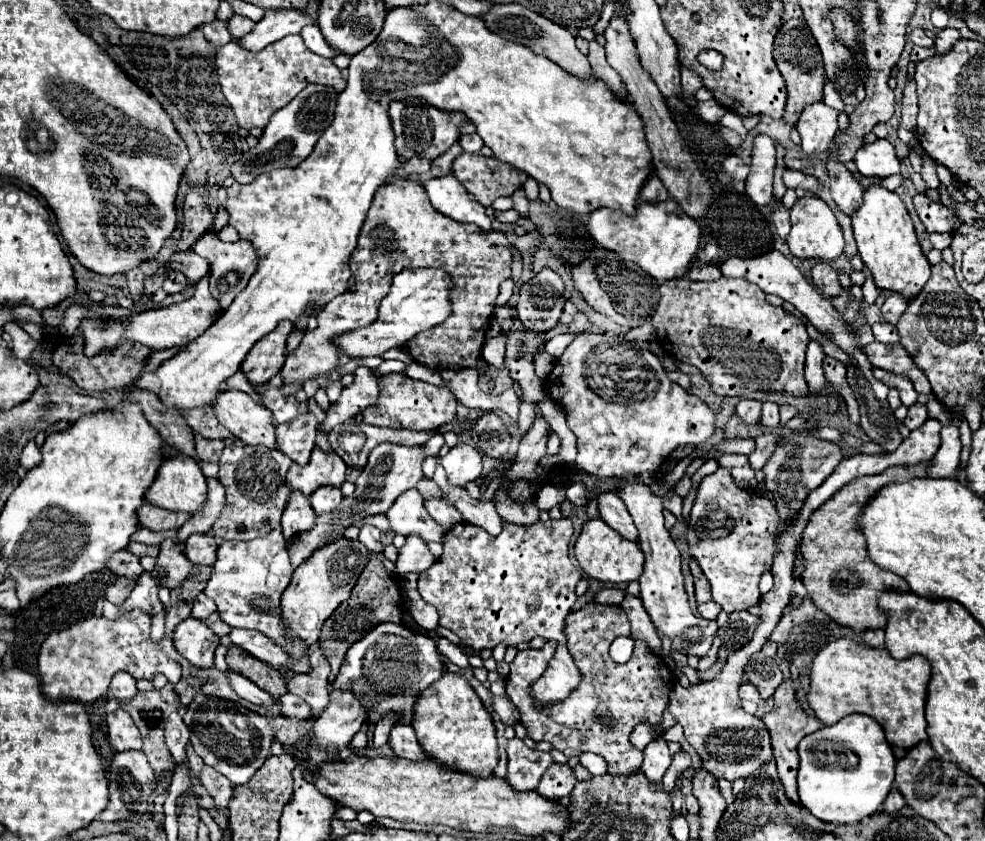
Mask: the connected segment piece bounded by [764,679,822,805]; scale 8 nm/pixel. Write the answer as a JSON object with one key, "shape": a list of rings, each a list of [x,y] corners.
{"shape":[[[784,679],[780,683],[780,687],[776,689],[774,693],[774,709],[772,713],[768,713],[764,717],[764,725],[770,733],[770,741],[772,741],[772,751],[774,751],[774,759],[776,759],[776,765],[778,765],[778,777],[780,777],[780,783],[784,787],[784,793],[786,797],[790,797],[790,801],[794,801],[794,805],[798,803],[798,793],[796,793],[796,773],[798,773],[798,751],[796,751],[796,745],[800,743],[800,739],[808,733],[814,733],[816,729],[822,727],[822,723],[812,717],[812,715],[806,715],[802,711],[802,707],[798,705],[796,701],[796,691],[800,687],[800,681],[796,679]]]}

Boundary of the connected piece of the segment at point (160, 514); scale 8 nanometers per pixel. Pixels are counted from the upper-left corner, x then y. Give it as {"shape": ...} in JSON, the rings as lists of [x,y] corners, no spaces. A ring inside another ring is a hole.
{"shape":[[[144,503],[144,507],[140,507],[140,511],[138,511],[138,517],[140,517],[140,525],[144,525],[152,531],[164,531],[164,529],[180,529],[182,523],[190,515],[174,515],[170,511],[164,511],[150,503]]]}

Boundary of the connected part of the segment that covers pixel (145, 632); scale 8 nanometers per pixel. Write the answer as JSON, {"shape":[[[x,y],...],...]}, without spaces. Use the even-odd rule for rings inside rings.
{"shape":[[[132,609],[114,619],[106,619],[102,615],[88,617],[88,619],[74,623],[72,627],[64,629],[64,631],[50,633],[38,655],[38,673],[40,673],[44,695],[52,701],[92,703],[92,701],[98,701],[102,695],[106,695],[106,689],[118,671],[126,671],[134,679],[148,679],[148,681],[152,681],[156,673],[162,673],[170,683],[178,683],[182,677],[182,667],[178,661],[174,661],[172,657],[162,653],[162,649],[156,641],[152,641],[150,623],[152,623],[152,617],[148,613],[144,613],[142,609]]]}

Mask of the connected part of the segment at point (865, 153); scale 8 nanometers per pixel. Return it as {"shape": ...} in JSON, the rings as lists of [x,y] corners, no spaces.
{"shape":[[[886,139],[862,145],[854,155],[856,169],[864,177],[888,177],[900,173],[900,161],[894,147]]]}

